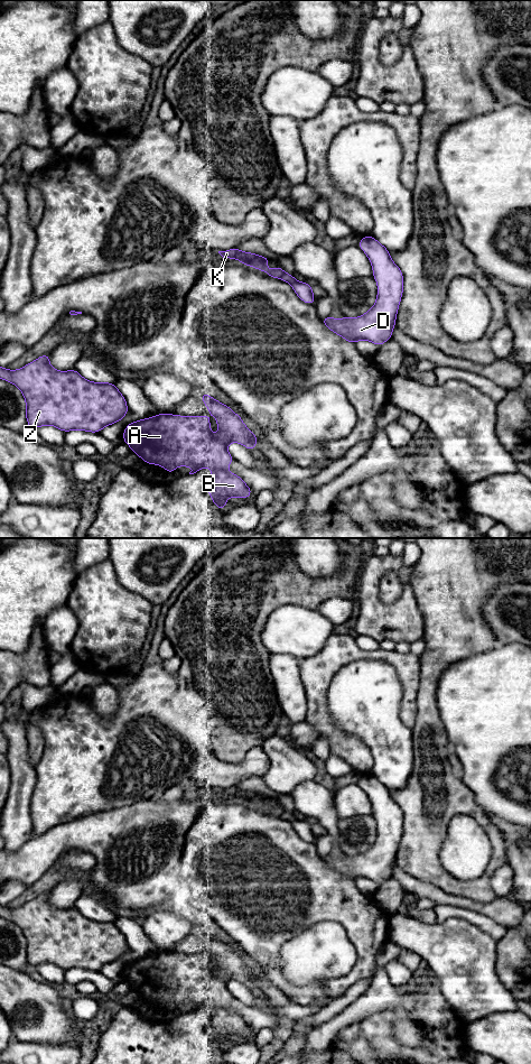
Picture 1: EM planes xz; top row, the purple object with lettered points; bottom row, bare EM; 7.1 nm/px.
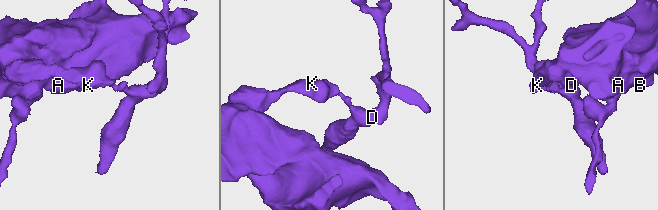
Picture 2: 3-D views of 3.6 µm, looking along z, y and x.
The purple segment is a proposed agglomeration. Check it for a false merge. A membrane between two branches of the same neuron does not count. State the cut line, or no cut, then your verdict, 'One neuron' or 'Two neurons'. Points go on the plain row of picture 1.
Split along xz (283, 811), (280, 816). Two neurons

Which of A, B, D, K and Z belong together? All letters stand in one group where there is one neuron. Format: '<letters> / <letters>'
A B K Z / D

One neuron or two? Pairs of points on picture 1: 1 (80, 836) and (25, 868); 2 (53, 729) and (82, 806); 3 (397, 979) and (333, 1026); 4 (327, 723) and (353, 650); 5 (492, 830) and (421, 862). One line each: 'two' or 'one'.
1: one
2: one
3: two
4: one
5: one

